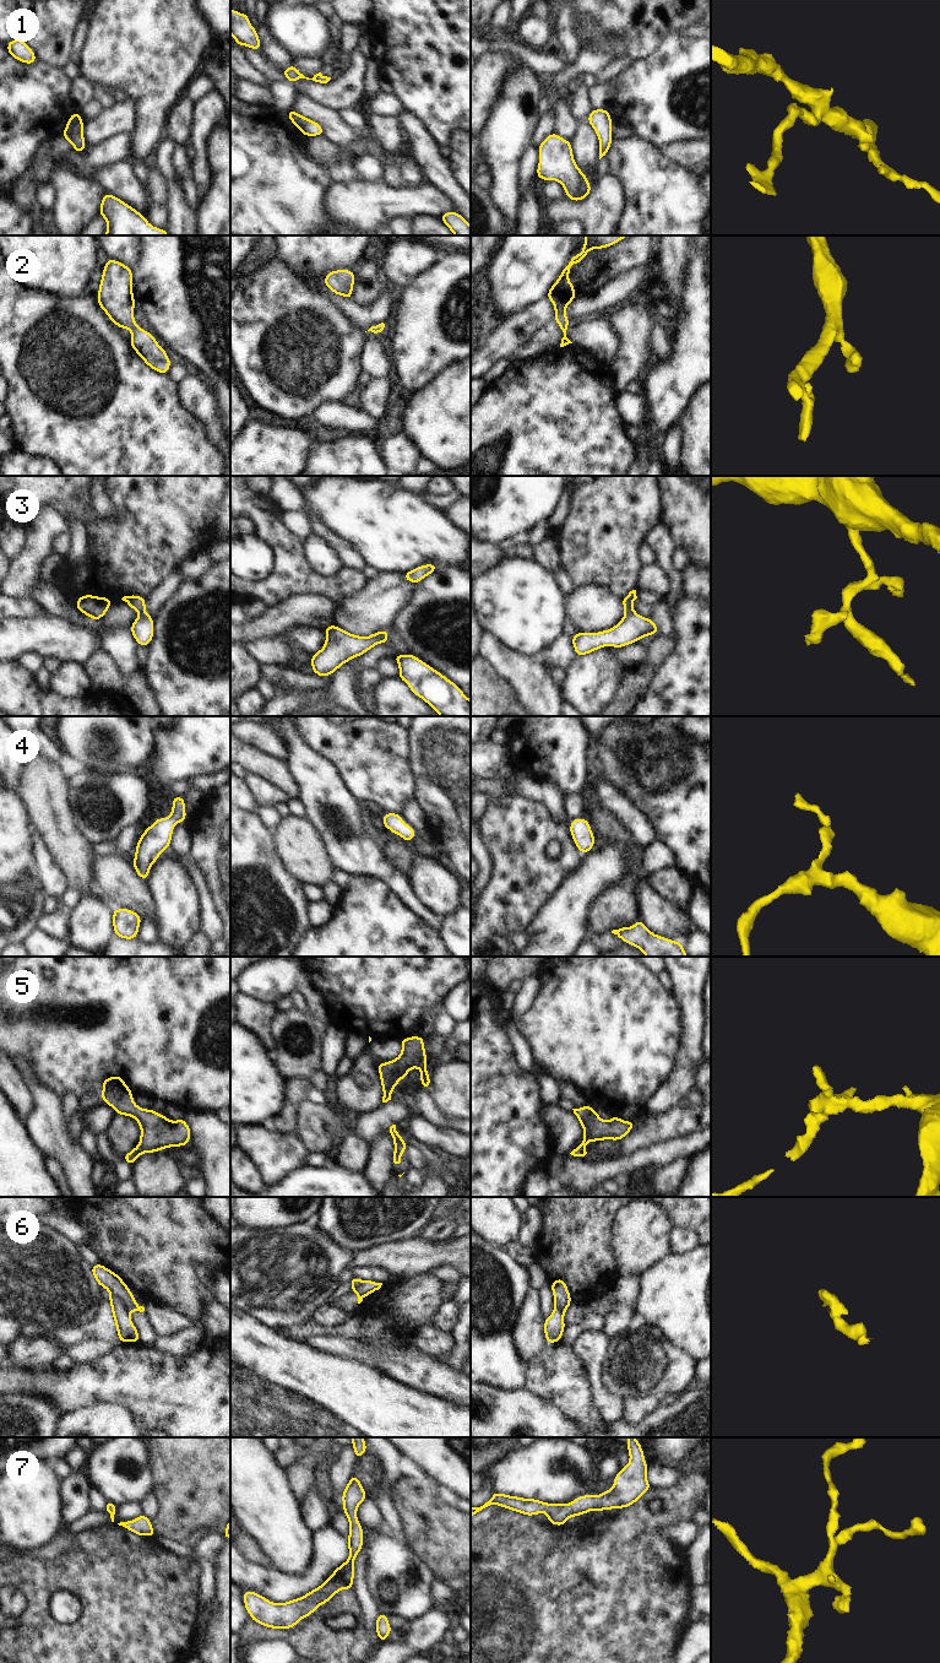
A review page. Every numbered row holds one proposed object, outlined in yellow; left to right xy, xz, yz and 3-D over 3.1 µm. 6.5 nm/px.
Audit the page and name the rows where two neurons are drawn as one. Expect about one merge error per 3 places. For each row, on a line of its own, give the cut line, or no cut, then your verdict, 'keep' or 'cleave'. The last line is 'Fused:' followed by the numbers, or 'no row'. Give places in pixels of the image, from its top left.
1: no cut | keep
2: no cut | keep
3: xz (380, 632), (380, 640), (378, 643) | cleave
4: no cut | keep
5: no cut | keep
6: xy (109, 1294), (118, 1298), (129, 1314) | cleave
7: no cut | keep
Fused: 3, 6

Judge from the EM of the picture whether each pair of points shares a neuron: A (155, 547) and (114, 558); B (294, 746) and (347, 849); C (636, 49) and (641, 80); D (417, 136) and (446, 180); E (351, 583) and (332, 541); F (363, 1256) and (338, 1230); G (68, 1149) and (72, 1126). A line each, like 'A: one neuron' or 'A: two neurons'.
A: one neuron
B: one neuron
C: two neurons
D: one neuron
E: two neurons
F: two neurons
G: two neurons

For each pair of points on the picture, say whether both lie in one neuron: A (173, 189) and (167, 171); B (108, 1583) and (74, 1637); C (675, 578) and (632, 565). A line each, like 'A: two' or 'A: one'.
A: one
B: one
C: two

